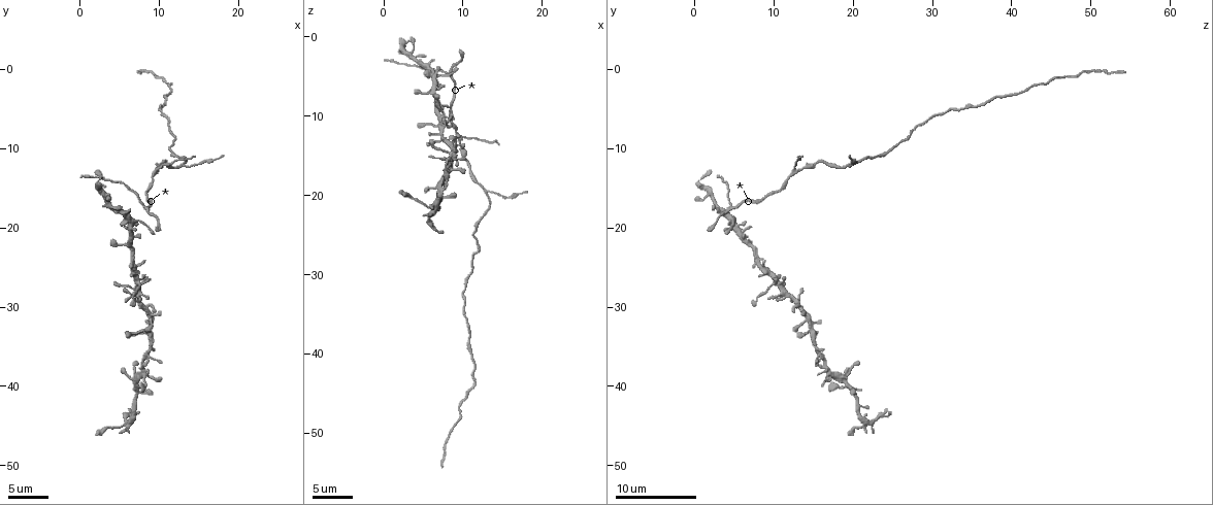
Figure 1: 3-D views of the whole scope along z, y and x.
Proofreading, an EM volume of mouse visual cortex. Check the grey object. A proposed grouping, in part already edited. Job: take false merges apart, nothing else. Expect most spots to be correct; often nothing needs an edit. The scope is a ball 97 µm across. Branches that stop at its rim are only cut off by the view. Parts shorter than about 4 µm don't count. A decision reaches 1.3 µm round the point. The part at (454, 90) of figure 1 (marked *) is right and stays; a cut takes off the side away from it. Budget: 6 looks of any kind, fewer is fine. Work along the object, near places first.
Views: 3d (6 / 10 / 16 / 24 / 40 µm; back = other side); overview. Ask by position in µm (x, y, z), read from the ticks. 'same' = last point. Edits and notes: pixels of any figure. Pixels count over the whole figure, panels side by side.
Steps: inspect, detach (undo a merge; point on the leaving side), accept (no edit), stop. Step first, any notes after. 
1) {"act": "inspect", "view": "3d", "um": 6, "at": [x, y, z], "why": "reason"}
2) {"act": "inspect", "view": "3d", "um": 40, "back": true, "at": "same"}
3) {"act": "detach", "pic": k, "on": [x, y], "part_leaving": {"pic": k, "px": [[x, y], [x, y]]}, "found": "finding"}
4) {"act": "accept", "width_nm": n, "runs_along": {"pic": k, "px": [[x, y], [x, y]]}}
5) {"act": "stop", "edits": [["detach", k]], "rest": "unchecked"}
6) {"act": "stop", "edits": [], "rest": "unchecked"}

{"act": "inspect", "view": "3d", "um": 6, "at": [9.6, 12.8, 13.4], "why": "narrows sharply"}

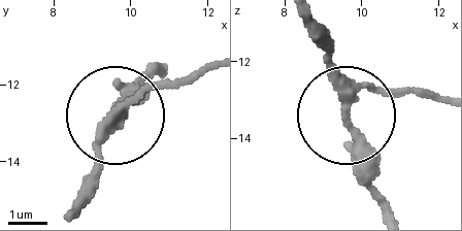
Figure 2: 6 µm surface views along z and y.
{"act": "accept", "width_nm": 230, "runs_along": {"pic": 2, "px": [[311, 22], [381, 202]]}, "found": "all the same neuron"}

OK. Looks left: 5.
{"act": "inspect", "view": "3d", "um": 10, "at": [11.2, 10.4, 24.6], "why": "sudden change in width"}

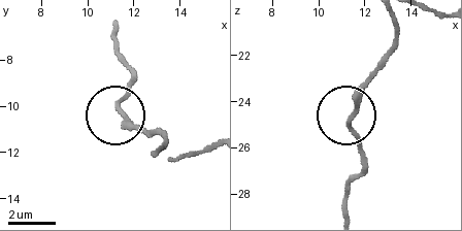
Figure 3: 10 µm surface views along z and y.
{"act": "accept", "runs_along": {"pic": 3, "px": [[391, 17], [395, 35], [385, 64], [348, 124], [363, 157]]}, "found": "one neuron here"}

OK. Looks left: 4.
{"act": "inspect", "view": "3d", "um": 10, "at": [13.2, 12.0, 19.4], "why": "three arms meet"}

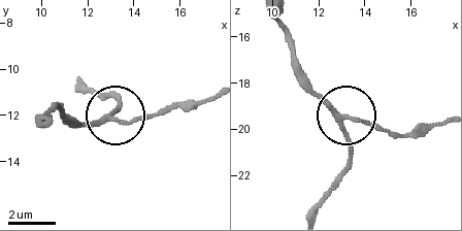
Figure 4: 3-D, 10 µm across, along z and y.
{"act": "accept", "side_arm_um": 6, "runs_along": {"pic": 4, "px": [[277, 19], [297, 72], [314, 90], [349, 118], [411, 137]]}, "found": "continuous, no second neuron"}

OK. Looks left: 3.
{"act": "stop", "edits": [], "rest": "unchecked"}

